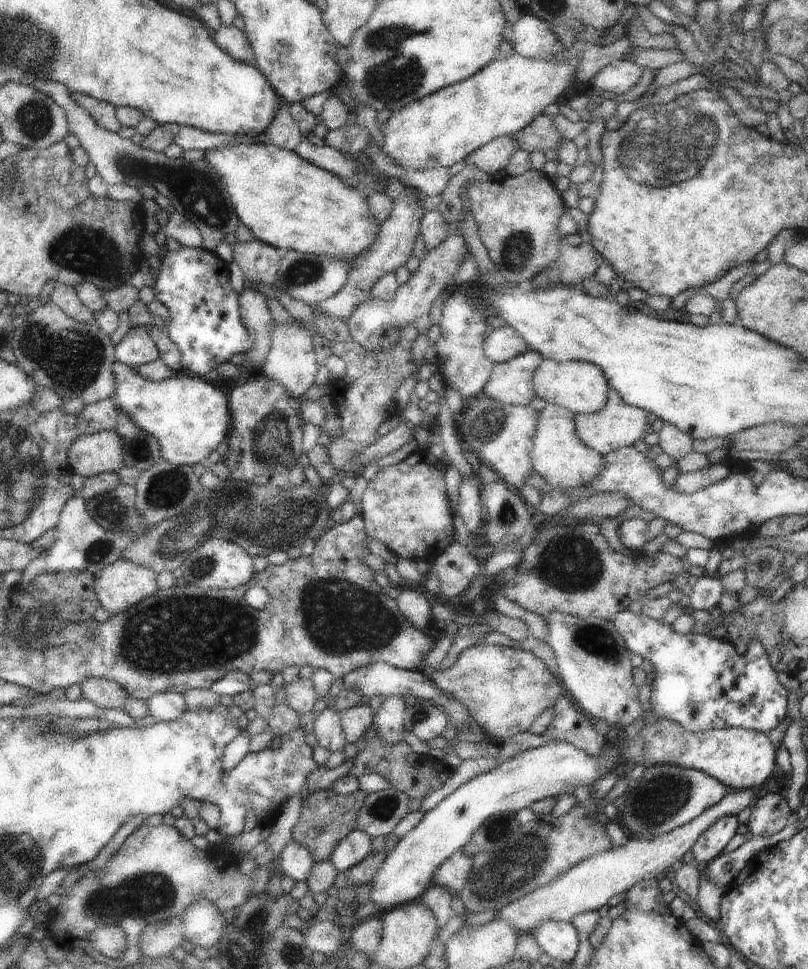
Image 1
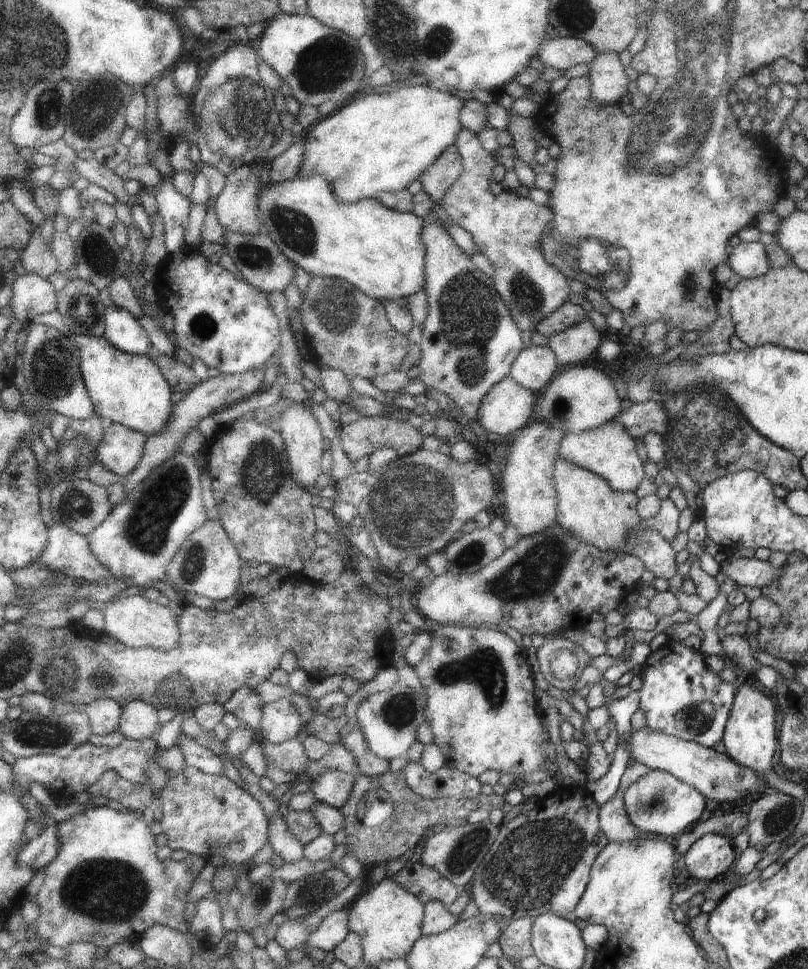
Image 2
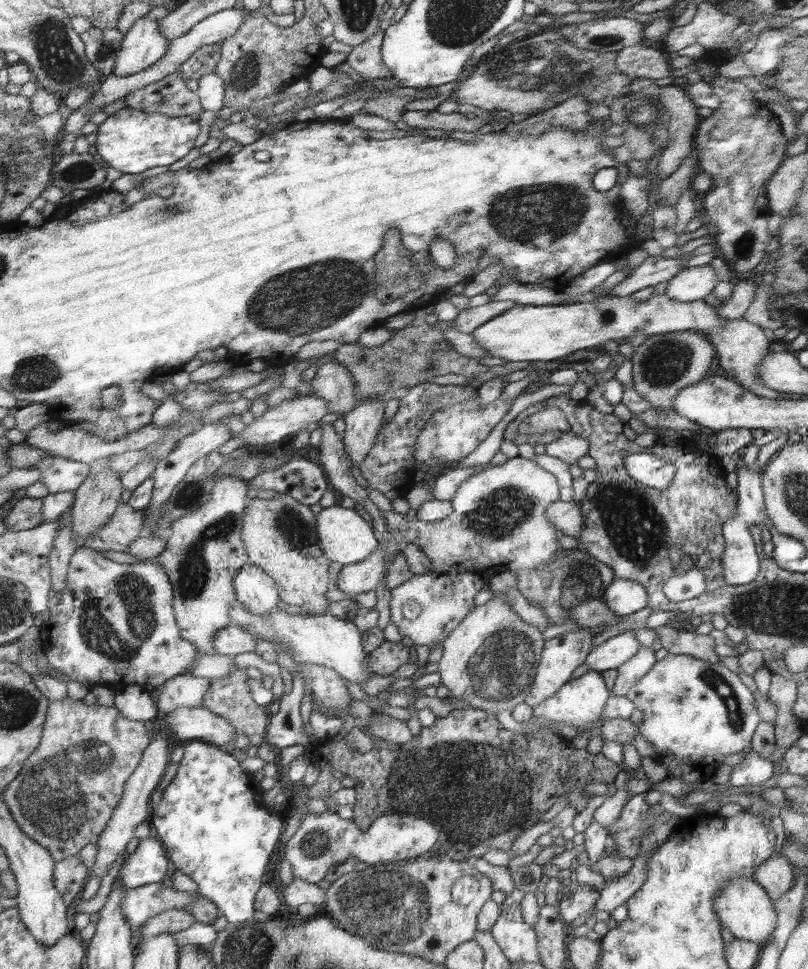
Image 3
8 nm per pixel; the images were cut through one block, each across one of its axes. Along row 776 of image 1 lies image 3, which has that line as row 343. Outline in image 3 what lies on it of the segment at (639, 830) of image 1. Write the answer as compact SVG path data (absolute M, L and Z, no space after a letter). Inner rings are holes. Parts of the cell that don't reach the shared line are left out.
M672 332L646 336L640 346L633 347L632 362L633 392L640 393L652 408L671 410L674 397L687 386L698 384L708 374L717 371L714 346L700 332Z

